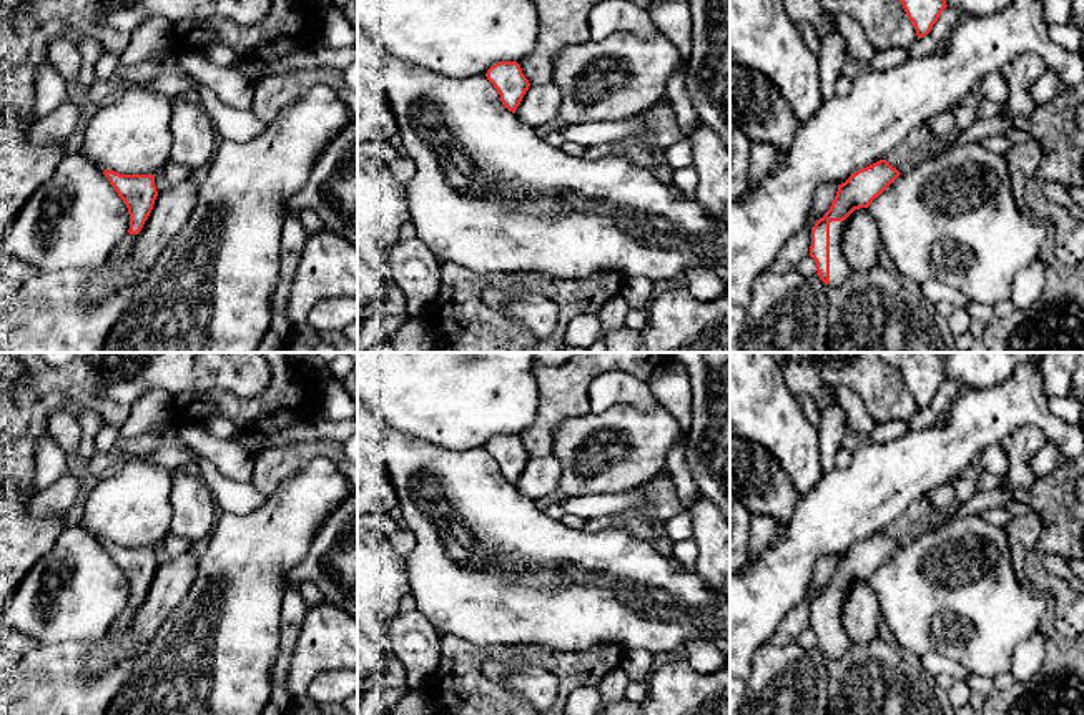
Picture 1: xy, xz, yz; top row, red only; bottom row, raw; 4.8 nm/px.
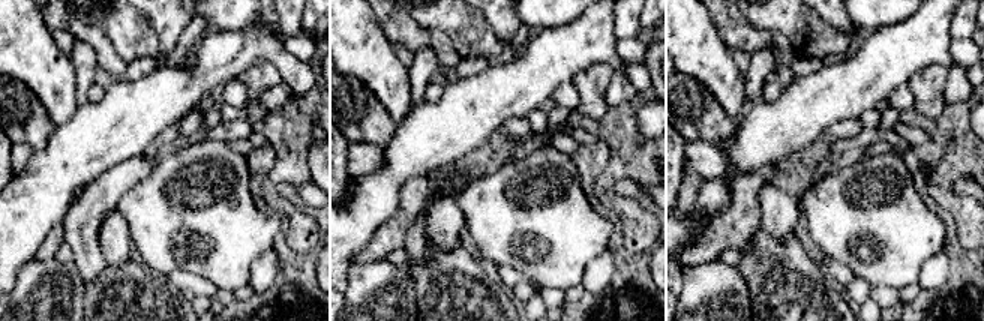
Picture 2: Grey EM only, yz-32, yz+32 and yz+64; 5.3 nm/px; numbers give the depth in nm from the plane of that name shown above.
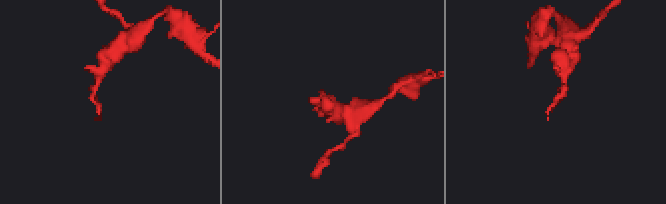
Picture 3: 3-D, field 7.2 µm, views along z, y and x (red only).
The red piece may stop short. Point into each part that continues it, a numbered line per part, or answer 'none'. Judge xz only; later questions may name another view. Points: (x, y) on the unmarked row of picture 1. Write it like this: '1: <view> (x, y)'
none

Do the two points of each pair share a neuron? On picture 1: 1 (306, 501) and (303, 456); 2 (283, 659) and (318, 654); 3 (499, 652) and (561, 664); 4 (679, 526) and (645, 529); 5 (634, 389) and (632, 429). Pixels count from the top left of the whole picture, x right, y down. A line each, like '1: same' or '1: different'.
1: different
2: different
3: same
4: different
5: different

